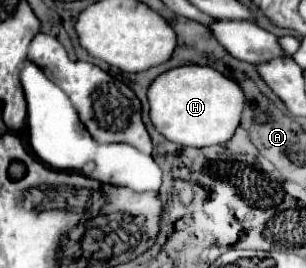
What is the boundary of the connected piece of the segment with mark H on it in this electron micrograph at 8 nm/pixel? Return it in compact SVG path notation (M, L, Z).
M183 65L159 75L149 87L151 121L169 141L189 147L225 145L241 123L245 93L237 81L203 65Z

